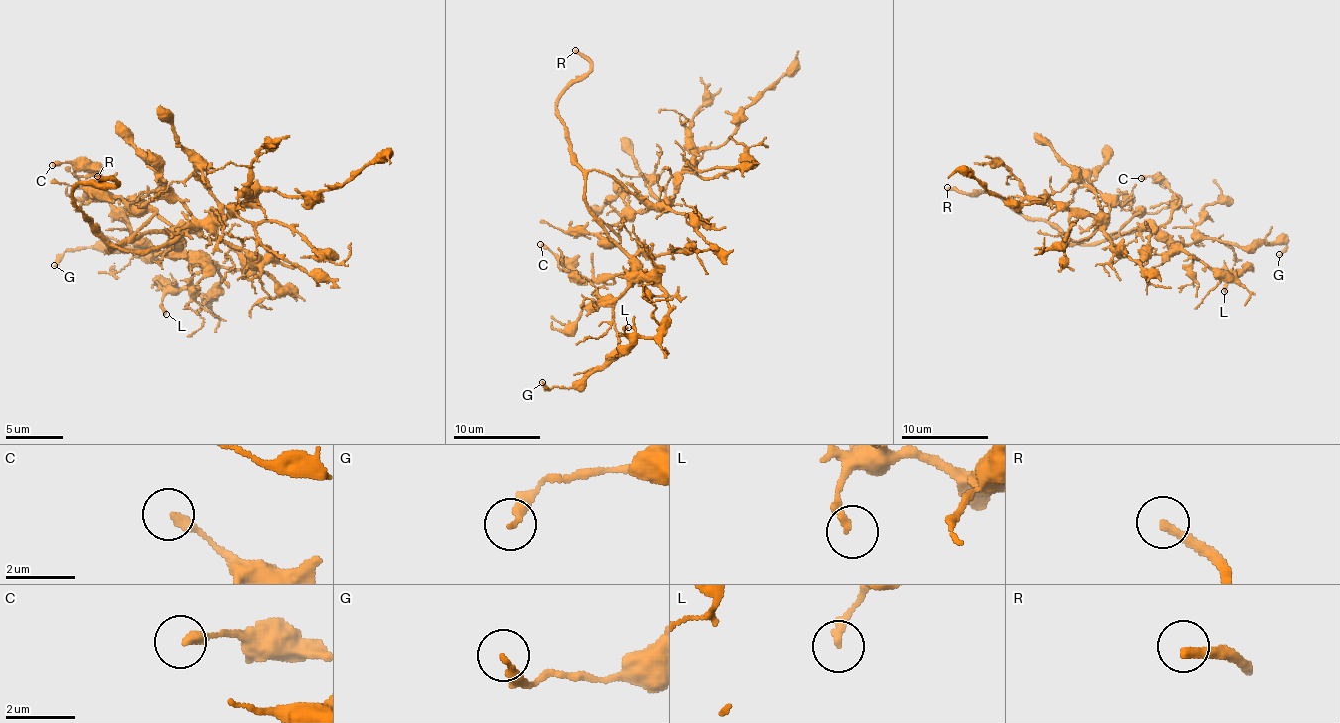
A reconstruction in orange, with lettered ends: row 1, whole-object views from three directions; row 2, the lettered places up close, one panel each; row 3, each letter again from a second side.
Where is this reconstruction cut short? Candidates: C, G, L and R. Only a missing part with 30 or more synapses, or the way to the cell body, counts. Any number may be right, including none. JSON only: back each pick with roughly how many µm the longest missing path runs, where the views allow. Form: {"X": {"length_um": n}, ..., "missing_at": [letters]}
{"R": {"length_um": 30}, "missing_at": ["R"]}

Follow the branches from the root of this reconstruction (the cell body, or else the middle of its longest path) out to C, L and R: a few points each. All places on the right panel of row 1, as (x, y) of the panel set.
C: (1131, 206), (1139, 213), (1122, 232), (1155, 230), (1176, 209), (1172, 191), (1161, 180), (1152, 176), (1141, 178)
L: (1131, 206), (1139, 213), (1122, 232), (1155, 230), (1170, 246), (1231, 278), (1233, 272), (1224, 291)
R: (1131, 206), (1139, 211), (1111, 237), (1074, 243), (1046, 222), (1015, 213), (993, 193), (960, 193), (947, 187)

